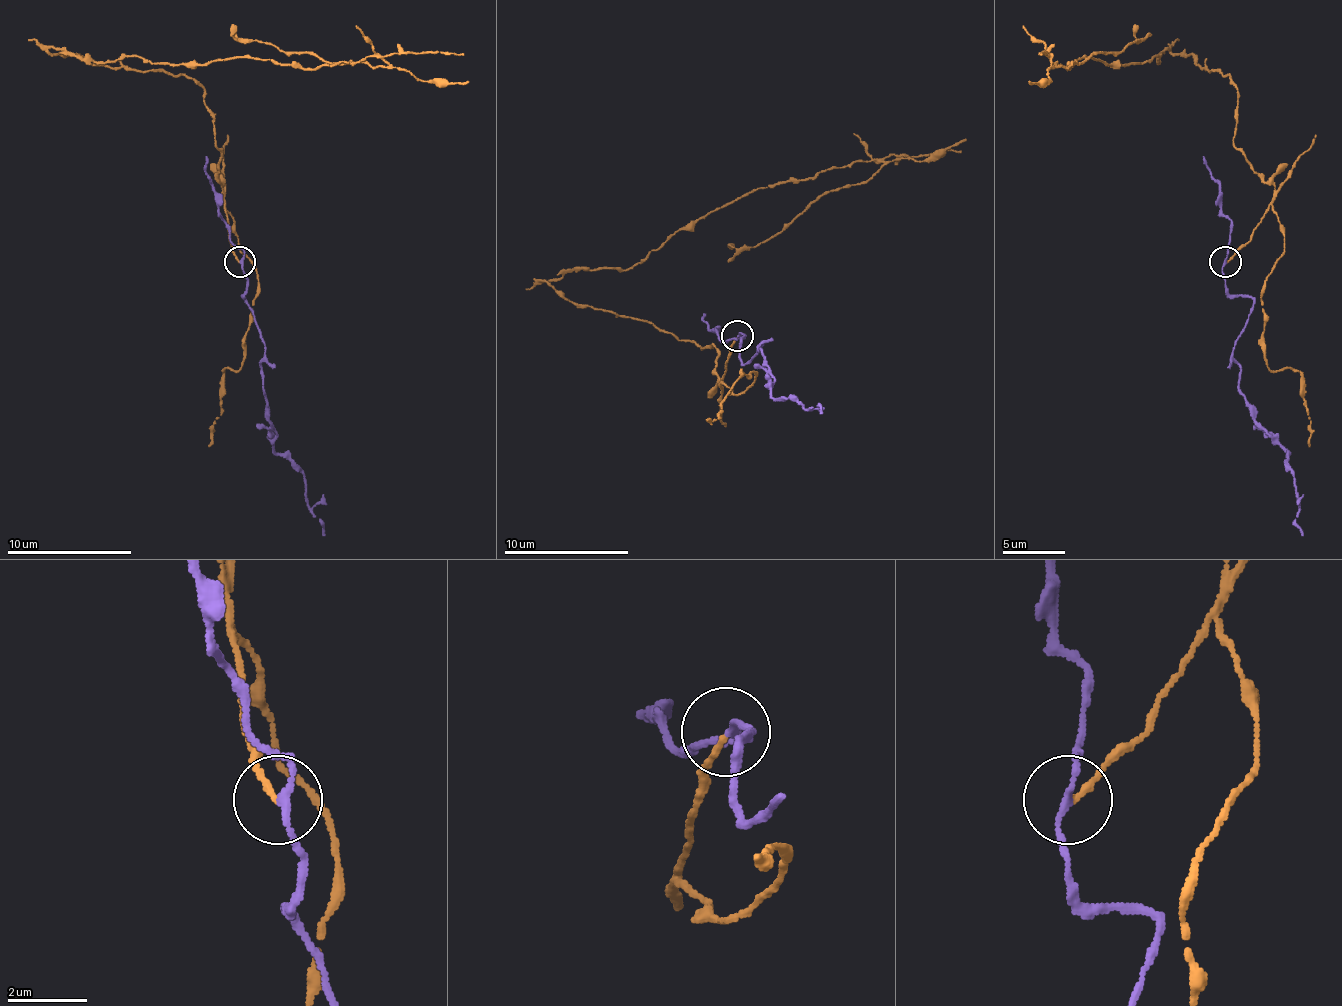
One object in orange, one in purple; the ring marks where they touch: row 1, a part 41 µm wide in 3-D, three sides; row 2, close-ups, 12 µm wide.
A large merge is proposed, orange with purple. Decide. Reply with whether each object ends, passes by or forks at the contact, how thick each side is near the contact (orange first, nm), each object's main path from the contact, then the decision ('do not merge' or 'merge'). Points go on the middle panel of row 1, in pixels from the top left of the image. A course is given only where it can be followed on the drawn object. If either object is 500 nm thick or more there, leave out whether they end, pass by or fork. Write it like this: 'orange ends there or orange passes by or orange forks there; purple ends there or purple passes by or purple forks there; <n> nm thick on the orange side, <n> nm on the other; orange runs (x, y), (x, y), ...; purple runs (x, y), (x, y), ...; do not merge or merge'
orange ends there; purple passes by; 150 nm thick on the orange side, 160 nm on the other; orange runs (738, 338), (719, 385), (713, 344), (554, 285), (632, 269), (750, 192), (881, 160), (763, 241), (728, 244); purple runs (738, 335), (744, 335), (744, 363), (763, 344), (760, 350), (775, 397), (822, 413); do not merge

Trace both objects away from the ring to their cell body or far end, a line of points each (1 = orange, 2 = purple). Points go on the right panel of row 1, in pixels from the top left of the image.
1: (1227, 262), (1274, 194), (1234, 144), (1230, 76), (1165, 51), (1050, 63), (1118, 54), (1137, 41), (1134, 23)
2: (1224, 262), (1224, 287), (1252, 300), (1246, 328), (1234, 346), (1240, 393), (1249, 415), (1286, 452), (1302, 536)

